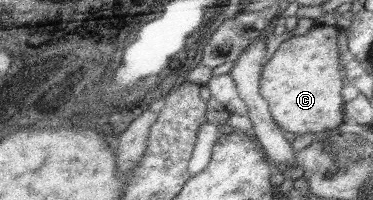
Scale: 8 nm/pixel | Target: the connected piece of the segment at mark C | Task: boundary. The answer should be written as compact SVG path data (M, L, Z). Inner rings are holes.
M315 25L305 35L291 36L281 42L271 58L264 64L259 81L259 94L267 102L271 119L283 131L293 133L295 137L301 137L305 133L319 133L333 130L342 125L344 104L340 91L345 84L342 69L343 60L339 60L336 37L336 26Z

